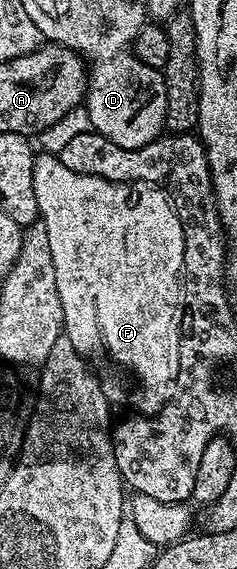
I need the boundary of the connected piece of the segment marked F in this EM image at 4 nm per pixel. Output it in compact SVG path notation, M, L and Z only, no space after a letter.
M55 154L40 155L34 158L34 197L39 222L46 229L50 241L50 258L54 260L54 281L58 297L62 297L64 330L66 338L83 359L98 372L104 396L111 404L122 403L132 407L131 410L143 415L156 414L171 398L173 385L180 371L180 336L182 324L186 318L182 306L182 272L184 270L184 230L182 221L178 221L176 209L172 206L168 192L163 187L147 181L119 181L103 179L103 174L89 173L83 175L74 169L66 169Z

